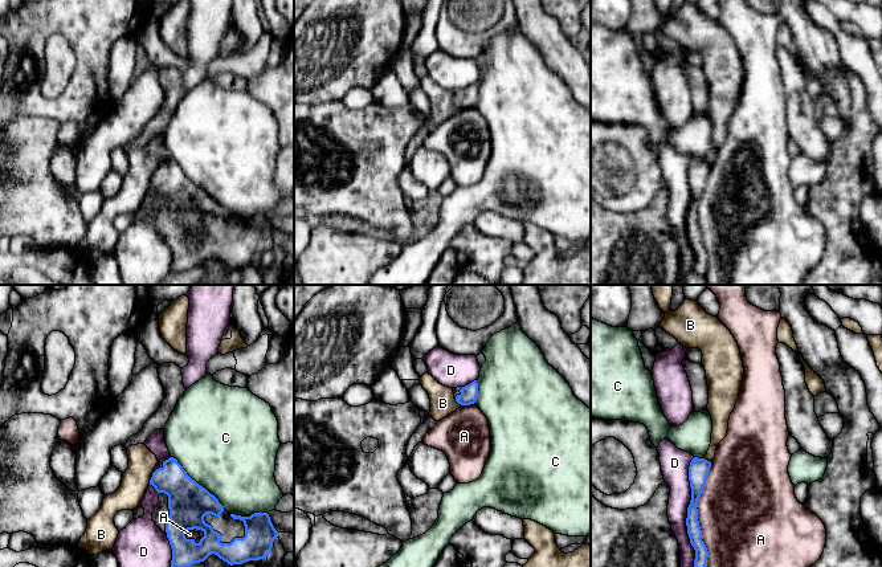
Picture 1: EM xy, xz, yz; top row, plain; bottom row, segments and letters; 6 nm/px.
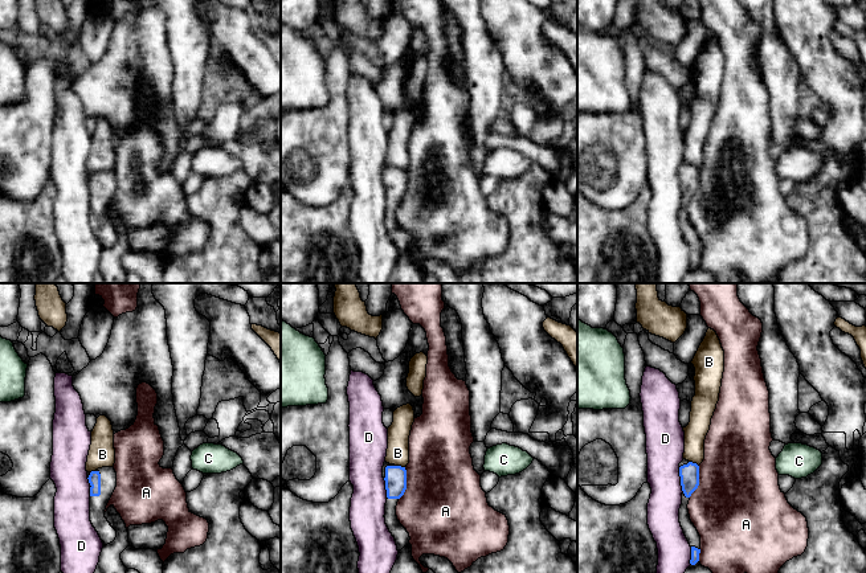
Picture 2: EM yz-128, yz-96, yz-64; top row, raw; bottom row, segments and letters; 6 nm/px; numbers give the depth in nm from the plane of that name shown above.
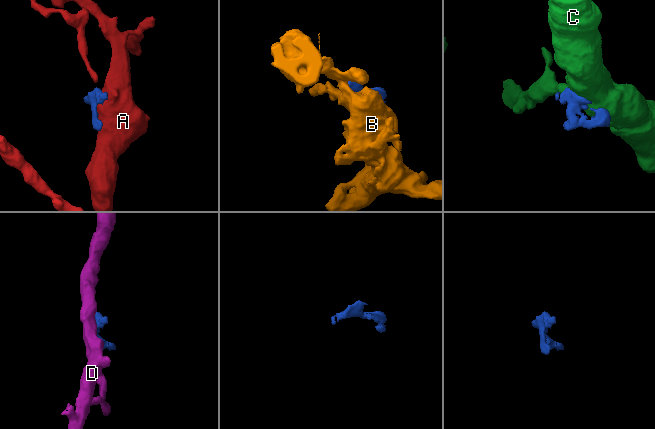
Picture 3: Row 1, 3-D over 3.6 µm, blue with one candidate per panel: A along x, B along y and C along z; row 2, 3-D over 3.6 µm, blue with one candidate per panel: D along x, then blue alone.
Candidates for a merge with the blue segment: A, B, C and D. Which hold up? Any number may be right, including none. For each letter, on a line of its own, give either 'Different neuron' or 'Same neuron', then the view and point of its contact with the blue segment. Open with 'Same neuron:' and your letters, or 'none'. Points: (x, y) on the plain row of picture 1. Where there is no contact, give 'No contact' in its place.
Same neuron: none
A: Different neuron. Touches blue at yz (697, 220)
B: Different neuron. Touches blue at xz (458, 106)
C: Different neuron. Touches blue at xy (196, 186)
D: Different neuron. Touches blue at yz (687, 216)

